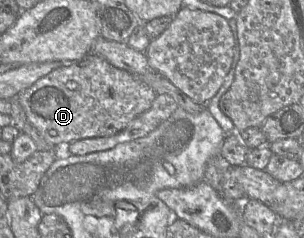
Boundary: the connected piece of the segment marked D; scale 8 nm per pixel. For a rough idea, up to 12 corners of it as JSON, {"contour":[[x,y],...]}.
{"contour":[[87,54],[17,95],[53,148],[112,136],[154,90]]}

